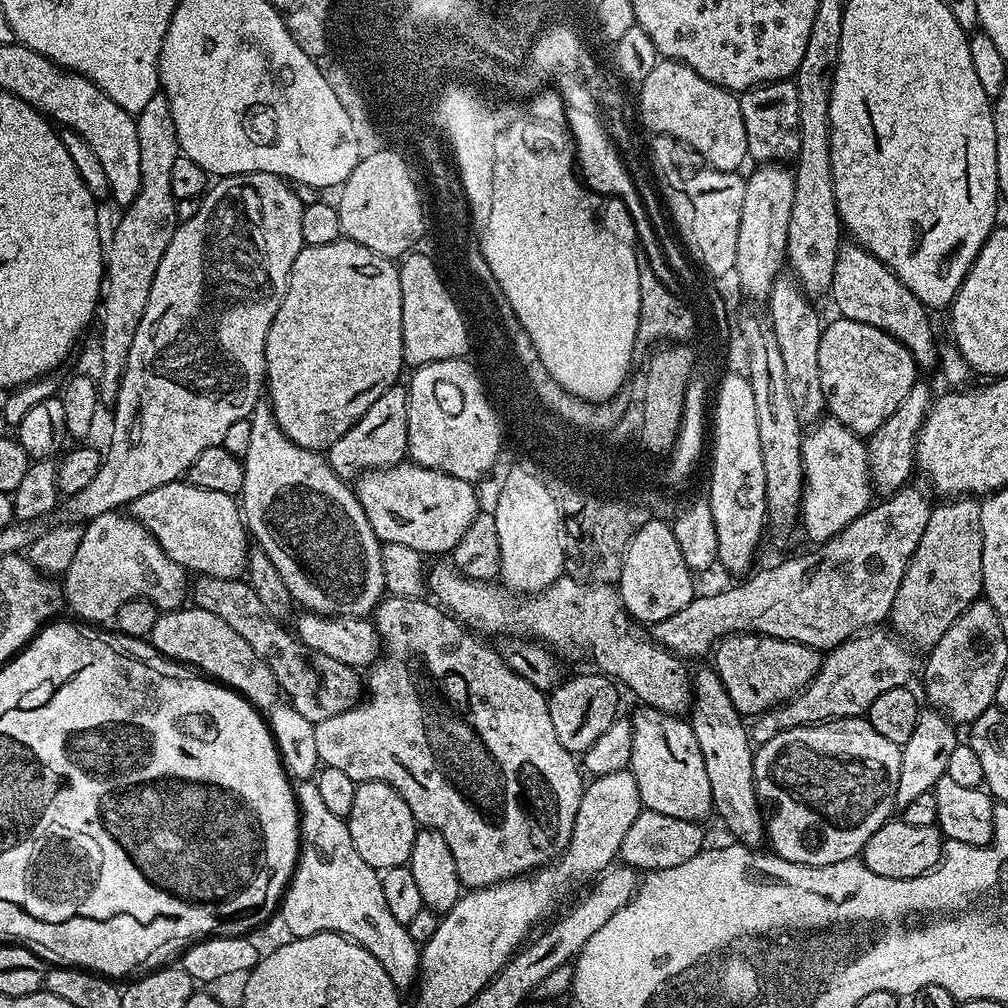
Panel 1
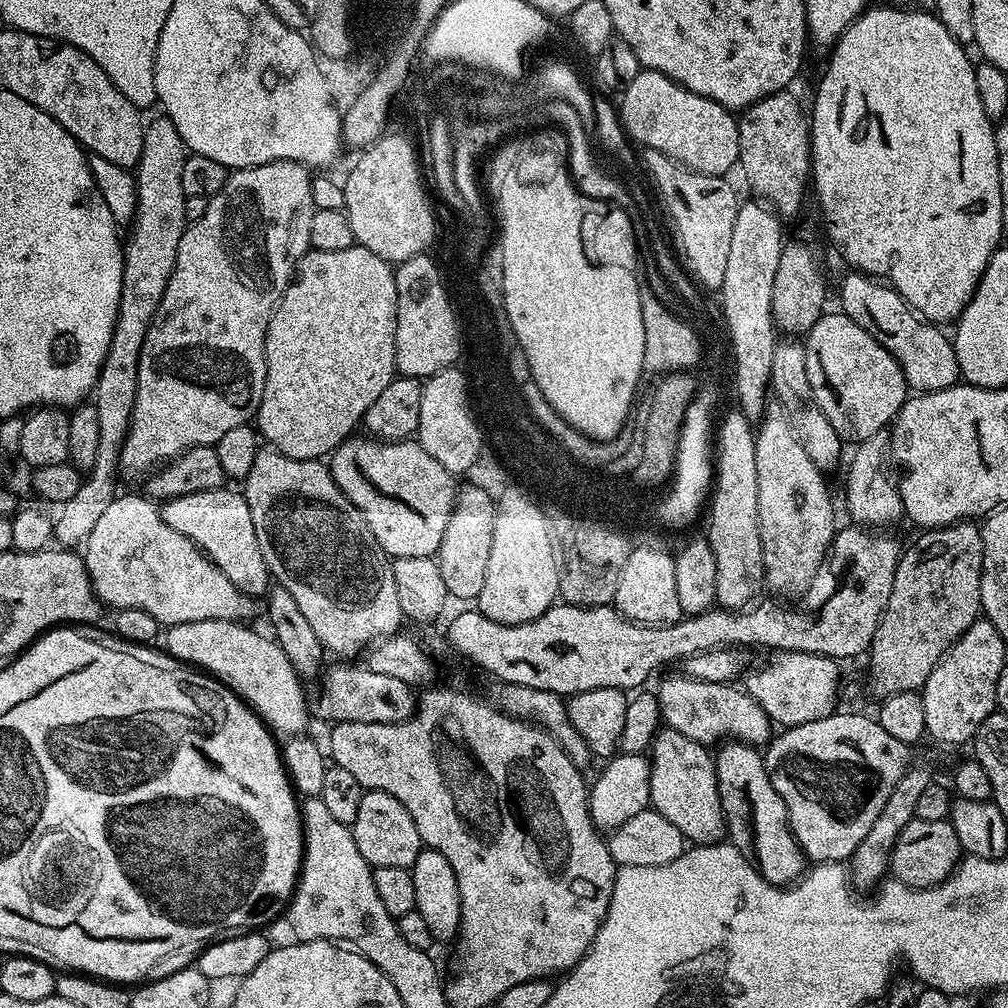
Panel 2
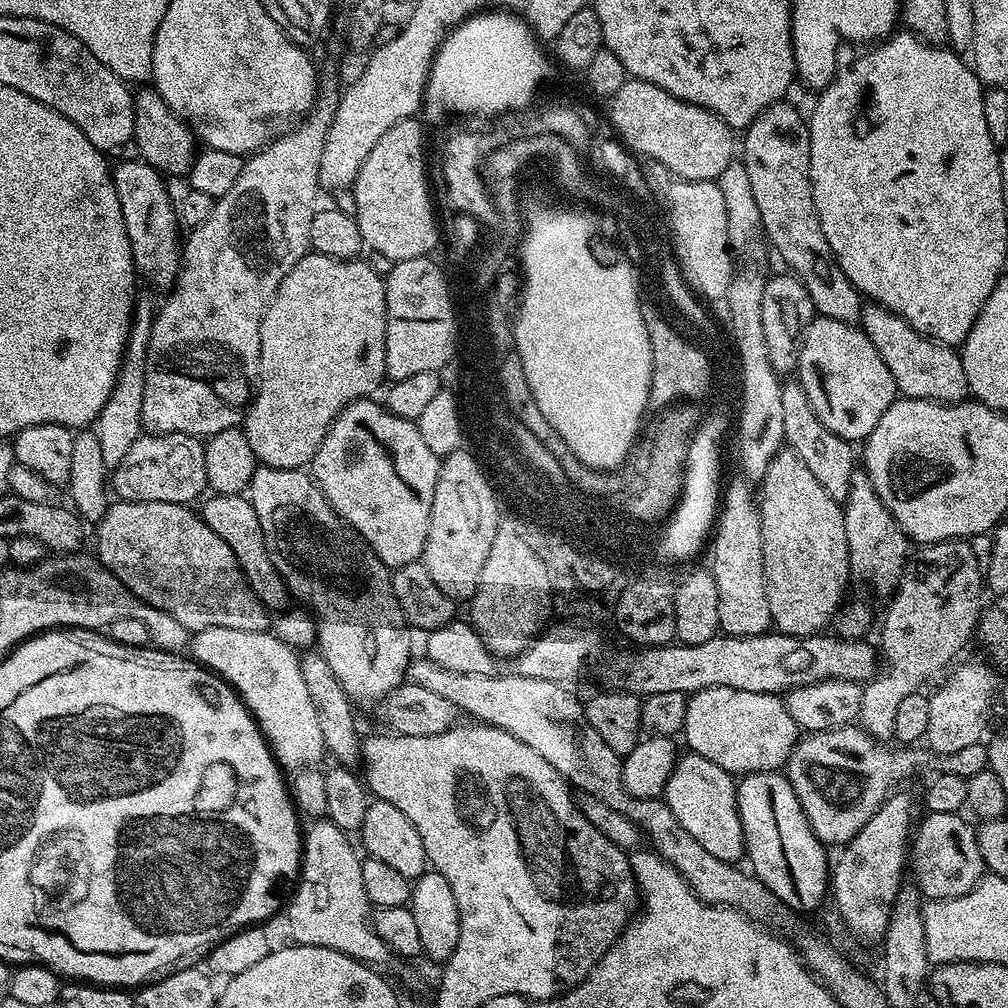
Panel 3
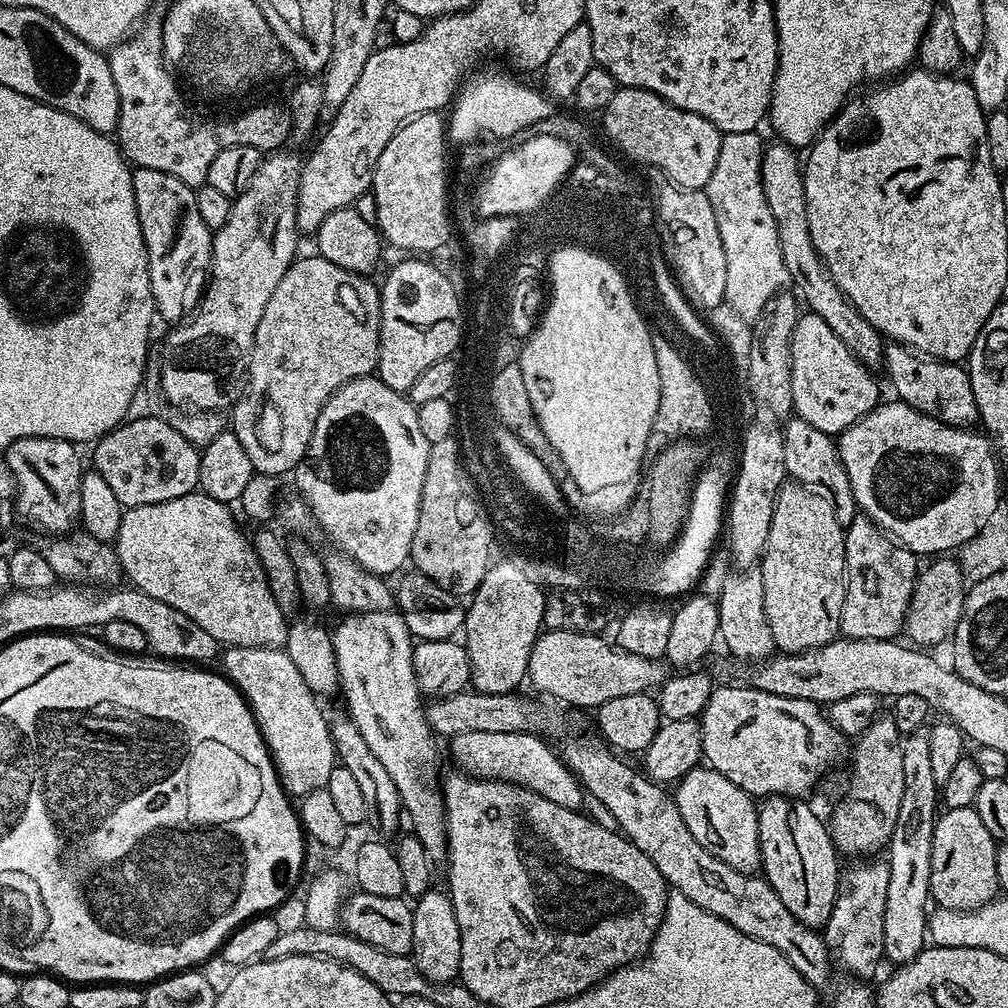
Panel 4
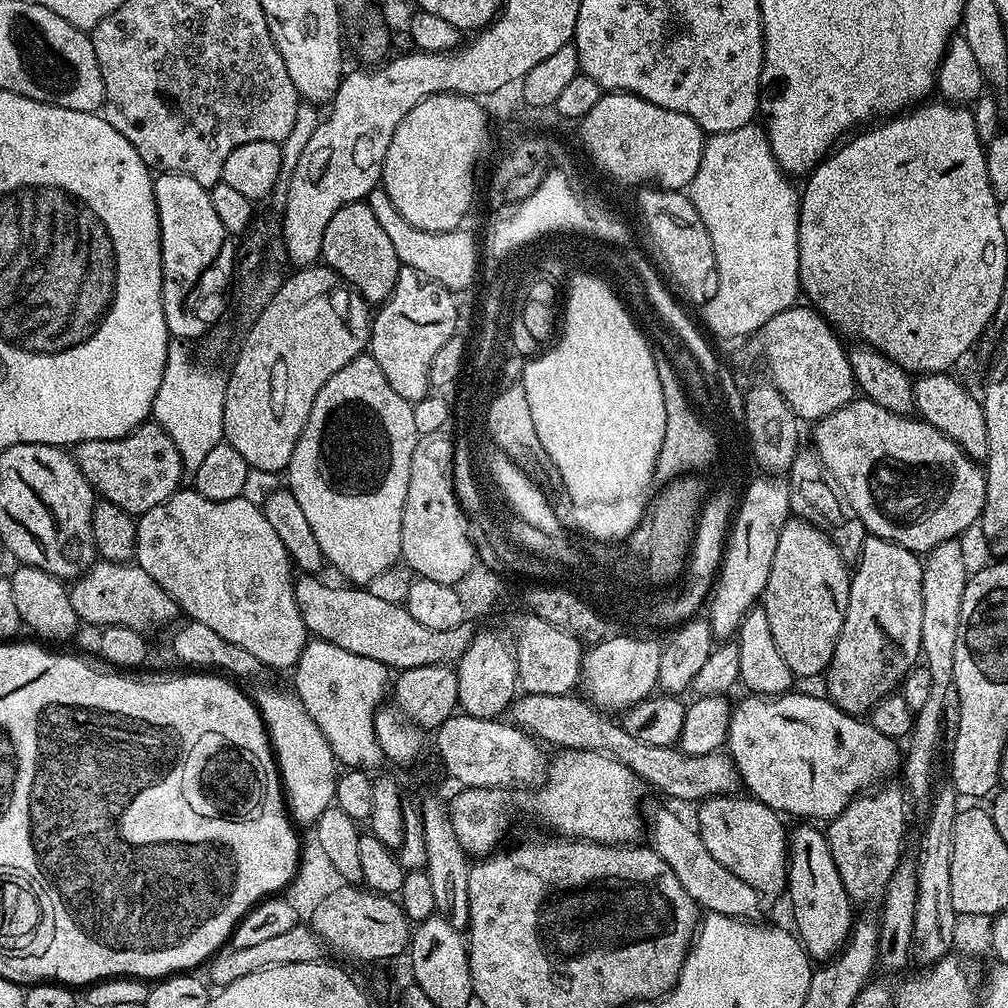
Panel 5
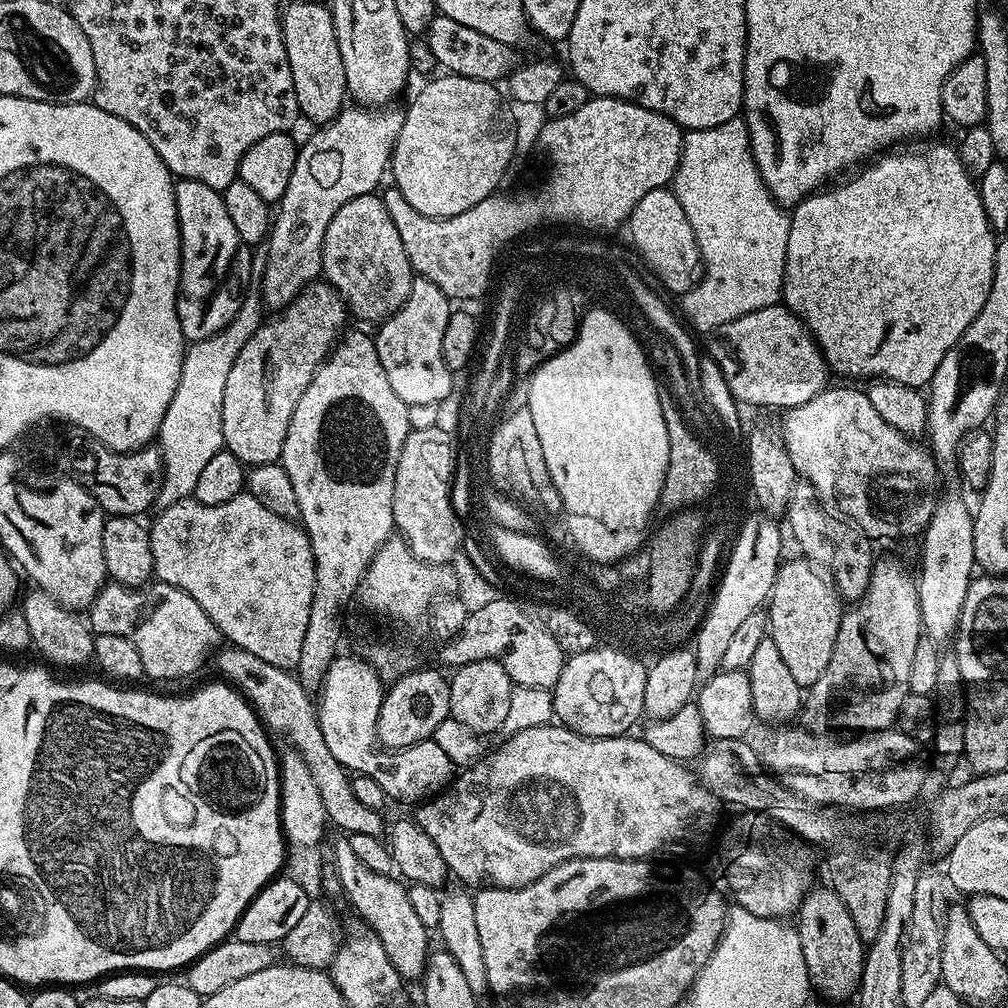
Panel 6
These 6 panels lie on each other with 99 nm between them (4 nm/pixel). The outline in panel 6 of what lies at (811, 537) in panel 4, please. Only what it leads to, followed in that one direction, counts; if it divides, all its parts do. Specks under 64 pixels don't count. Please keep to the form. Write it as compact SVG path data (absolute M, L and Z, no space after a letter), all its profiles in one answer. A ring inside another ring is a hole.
M797 558L797 560L785 559L781 563L778 574L774 578L772 593L766 601L768 632L774 646L778 646L778 650L782 653L794 682L798 682L801 690L811 688L814 682L818 682L818 678L822 678L822 673L826 671L826 665L830 662L830 654L834 654L834 642L838 638L838 626L842 615L840 604L842 605L842 597L837 592L836 585L809 561Z

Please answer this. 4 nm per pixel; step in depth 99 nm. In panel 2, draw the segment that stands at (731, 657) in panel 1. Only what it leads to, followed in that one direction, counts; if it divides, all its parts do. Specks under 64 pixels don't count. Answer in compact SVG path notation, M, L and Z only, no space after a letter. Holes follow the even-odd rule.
M773 651L772 656L761 668L756 668L743 677L742 687L745 692L762 706L773 725L793 728L806 722L818 722L818 718L826 718L837 711L836 695L840 692L841 665L830 656L819 656L817 652L782 652Z

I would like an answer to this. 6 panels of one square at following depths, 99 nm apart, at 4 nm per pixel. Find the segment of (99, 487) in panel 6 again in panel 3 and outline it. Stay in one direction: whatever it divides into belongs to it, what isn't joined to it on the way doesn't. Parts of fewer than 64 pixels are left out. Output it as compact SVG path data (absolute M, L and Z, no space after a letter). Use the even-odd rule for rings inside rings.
M177 432L143 433L138 437L117 468L113 469L111 477L113 493L121 501L130 502L170 502L171 504L193 503L203 491L207 491L206 458L204 444L199 437L178 434Z

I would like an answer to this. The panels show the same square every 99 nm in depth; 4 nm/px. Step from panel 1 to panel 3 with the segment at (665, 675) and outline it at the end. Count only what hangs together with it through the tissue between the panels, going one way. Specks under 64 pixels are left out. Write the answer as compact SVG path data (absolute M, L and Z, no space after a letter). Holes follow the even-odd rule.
M718 686L687 697L682 738L695 755L722 766L727 772L770 772L787 765L788 755L798 739L798 727L779 695Z

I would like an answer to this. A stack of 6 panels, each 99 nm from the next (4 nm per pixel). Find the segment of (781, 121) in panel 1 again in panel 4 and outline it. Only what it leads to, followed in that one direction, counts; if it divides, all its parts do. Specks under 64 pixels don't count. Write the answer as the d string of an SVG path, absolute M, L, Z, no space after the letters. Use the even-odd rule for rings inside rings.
M783 142L769 143L764 149L762 158L762 186L766 194L766 202L770 202L770 214L774 214L774 222L778 226L778 240L782 245L782 258L786 262L789 281L796 284L795 291L799 299L806 305L807 311L818 314L842 342L846 342L849 350L855 354L868 368L876 370L884 363L885 337L880 335L862 314L846 298L846 294L834 282L822 262L814 242L810 238L810 221L806 219L806 190L804 189L804 173L802 160L797 149Z

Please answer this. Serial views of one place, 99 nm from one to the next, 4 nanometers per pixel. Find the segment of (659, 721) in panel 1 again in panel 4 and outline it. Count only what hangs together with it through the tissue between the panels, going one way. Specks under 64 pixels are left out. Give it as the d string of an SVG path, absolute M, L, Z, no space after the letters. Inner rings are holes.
M697 766L675 785L674 795L682 822L686 822L690 834L694 834L714 858L739 872L756 874L761 871L760 814L757 801L746 790L734 786L730 778L718 774L713 768Z

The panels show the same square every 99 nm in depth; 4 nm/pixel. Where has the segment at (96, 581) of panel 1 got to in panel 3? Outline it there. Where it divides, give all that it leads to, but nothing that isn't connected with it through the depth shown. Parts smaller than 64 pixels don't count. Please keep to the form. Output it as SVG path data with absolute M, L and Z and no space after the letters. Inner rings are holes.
M116 502L109 507L104 519L99 521L100 533L96 536L98 559L110 569L138 599L145 600L166 614L174 614L178 622L195 634L203 628L226 626L230 630L265 631L269 627L269 609L256 597L248 585L236 558L234 550L218 538L218 534L206 526L199 511L191 512L187 504L170 502Z

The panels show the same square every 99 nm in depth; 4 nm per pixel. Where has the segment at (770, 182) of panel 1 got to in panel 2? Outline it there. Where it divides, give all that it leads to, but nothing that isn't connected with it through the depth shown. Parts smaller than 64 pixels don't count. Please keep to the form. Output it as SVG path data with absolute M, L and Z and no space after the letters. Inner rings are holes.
M752 198L749 204L741 203L736 210L730 238L726 278L718 290L718 296L724 299L724 327L734 357L734 391L740 399L738 408L753 422L764 415L770 400L770 368L778 339L778 329L772 319L772 299L774 274L778 274L778 258L782 258L786 243L783 227L785 225L775 211L759 199Z

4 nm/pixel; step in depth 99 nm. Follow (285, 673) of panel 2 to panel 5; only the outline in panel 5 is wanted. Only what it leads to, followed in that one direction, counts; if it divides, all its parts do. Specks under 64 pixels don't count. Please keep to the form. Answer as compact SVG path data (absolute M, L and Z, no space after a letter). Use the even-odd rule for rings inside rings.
M260 688L254 695L254 703L264 719L264 731L268 733L274 763L280 773L286 811L297 825L315 825L324 811L333 807L336 799L338 761L335 754L330 750L322 730L314 726L314 718L306 714L302 702L291 691Z

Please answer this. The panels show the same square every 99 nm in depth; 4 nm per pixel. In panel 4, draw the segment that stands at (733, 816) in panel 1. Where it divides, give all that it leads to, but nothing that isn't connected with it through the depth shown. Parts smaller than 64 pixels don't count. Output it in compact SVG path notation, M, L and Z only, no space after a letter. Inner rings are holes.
M770 796L759 805L760 814L760 859L762 876L768 885L782 898L786 910L804 924L817 930L823 929L834 910L836 891L842 875L841 857L832 843L832 834L827 823L816 817L816 812L803 799L787 796Z

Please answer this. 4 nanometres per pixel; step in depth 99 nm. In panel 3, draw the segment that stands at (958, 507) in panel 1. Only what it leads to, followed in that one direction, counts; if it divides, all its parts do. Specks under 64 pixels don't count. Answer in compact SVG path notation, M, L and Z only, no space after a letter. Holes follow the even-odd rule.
M967 539L943 540L937 544L926 544L919 551L917 556L915 553L904 565L900 584L887 601L888 609L884 612L884 625L880 628L880 644L878 643L882 663L877 667L875 676L862 687L859 727L881 742L893 739L895 718L902 700L907 695L921 691L925 687L923 684L935 672L943 673L961 655L959 652L967 646L968 640L970 644L982 611L982 603L980 604L982 560L976 556L975 550Z

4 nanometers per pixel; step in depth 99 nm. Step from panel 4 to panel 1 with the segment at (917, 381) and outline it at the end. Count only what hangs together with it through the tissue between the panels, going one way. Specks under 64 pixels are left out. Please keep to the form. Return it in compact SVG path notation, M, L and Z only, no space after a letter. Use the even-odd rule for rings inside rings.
M855 242L841 243L838 258L834 262L834 278L830 299L836 303L841 317L854 322L866 322L893 336L914 358L917 369L935 369L938 364L938 343L932 330L929 309L887 268L874 254Z

